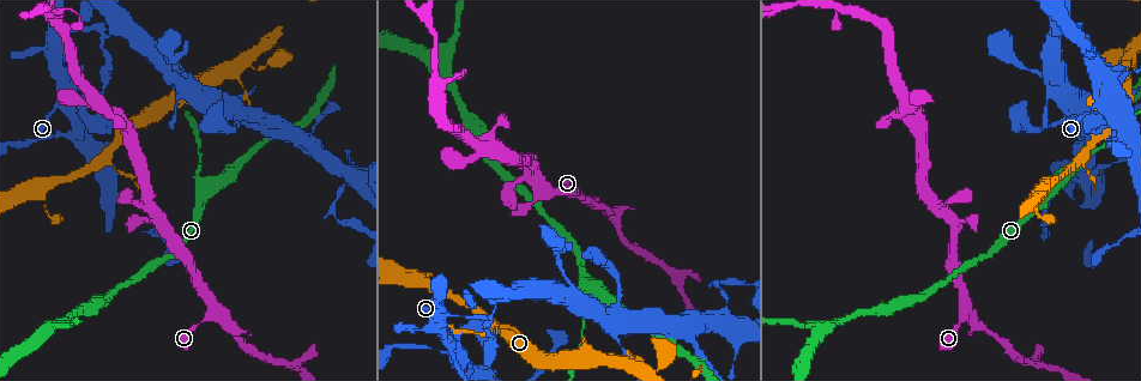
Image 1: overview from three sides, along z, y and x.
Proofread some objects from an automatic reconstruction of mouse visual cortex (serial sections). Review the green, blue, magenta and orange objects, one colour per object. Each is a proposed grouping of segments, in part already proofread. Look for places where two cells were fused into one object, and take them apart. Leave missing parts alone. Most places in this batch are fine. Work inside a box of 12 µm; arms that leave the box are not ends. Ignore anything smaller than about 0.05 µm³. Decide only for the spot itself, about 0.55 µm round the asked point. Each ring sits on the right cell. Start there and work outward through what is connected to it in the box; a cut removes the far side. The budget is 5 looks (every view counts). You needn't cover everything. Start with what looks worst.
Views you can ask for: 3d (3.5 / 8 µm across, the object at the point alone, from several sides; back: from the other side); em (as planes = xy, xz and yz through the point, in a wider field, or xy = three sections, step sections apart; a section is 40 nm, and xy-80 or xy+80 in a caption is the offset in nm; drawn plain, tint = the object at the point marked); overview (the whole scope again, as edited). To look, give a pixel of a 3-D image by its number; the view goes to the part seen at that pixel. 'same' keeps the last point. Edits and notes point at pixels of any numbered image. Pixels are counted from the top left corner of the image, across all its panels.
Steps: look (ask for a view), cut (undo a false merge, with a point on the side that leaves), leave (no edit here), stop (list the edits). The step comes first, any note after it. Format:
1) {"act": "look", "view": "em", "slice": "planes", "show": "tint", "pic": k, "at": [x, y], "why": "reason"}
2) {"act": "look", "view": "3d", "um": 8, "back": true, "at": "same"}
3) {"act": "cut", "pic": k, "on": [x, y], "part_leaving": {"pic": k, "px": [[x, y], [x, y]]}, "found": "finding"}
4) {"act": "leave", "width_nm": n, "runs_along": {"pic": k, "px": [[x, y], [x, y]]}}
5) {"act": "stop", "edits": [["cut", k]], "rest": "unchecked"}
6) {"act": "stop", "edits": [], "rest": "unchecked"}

{"act": "look", "view": "3d", "um": 3.5, "pic": 1, "at": [441, 72], "why": "branch point"}

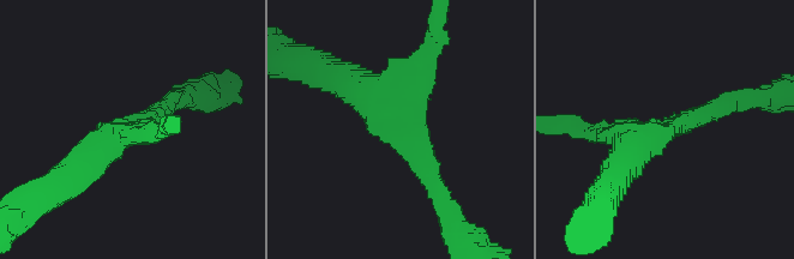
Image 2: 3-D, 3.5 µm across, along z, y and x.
{"act": "look", "view": "em", "slice": "xy", "step": 5, "show": "tint", "pic": 2, "at": [666, 133], "arms": 3, "arm_widths_nm": [250, 300, 500]}

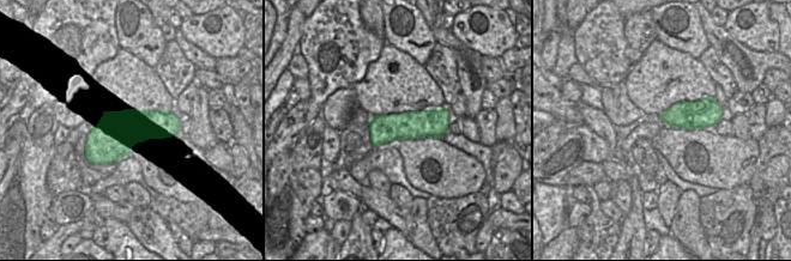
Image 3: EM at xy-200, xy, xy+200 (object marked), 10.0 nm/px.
{"act": "leave", "runs_along": {"pic": 3, "px": [[446, 115], [388, 127], [373, 138]]}, "found": "all the same cell"}

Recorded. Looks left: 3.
{"act": "look", "view": "3d", "um": 3.5, "pic": 1, "at": [643, 359], "why": "sharp bend"}

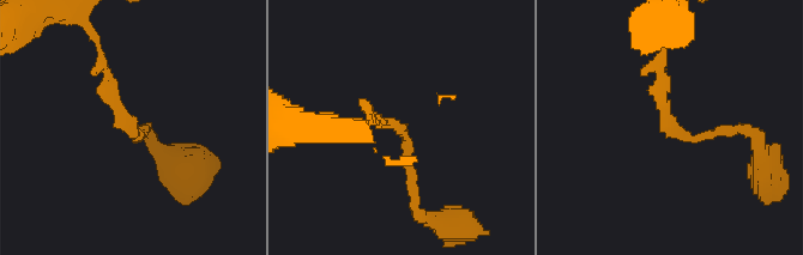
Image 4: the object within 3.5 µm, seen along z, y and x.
{"act": "look", "view": "em", "slice": "planes", "show": "tint", "pic": 4, "at": [674, 131], "why": "need the tissue"}

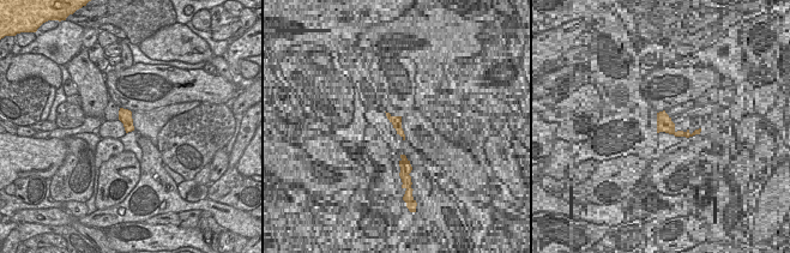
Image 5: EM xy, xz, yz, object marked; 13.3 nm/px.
{"act": "look", "view": "em", "slice": "xy", "step": 1, "show": "tint", "at": "same"}

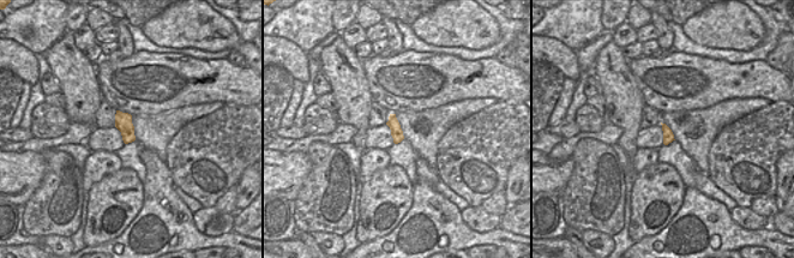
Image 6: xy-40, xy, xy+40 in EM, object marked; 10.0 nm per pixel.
{"act": "leave", "width_nm": 120, "runs_along": {"pic": 4, "px": [[659, 60], [669, 126], [684, 137], [722, 126]]}, "found": "continuous, no second cell"}

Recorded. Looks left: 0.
{"act": "stop", "edits": [], "rest": "unchecked"}

